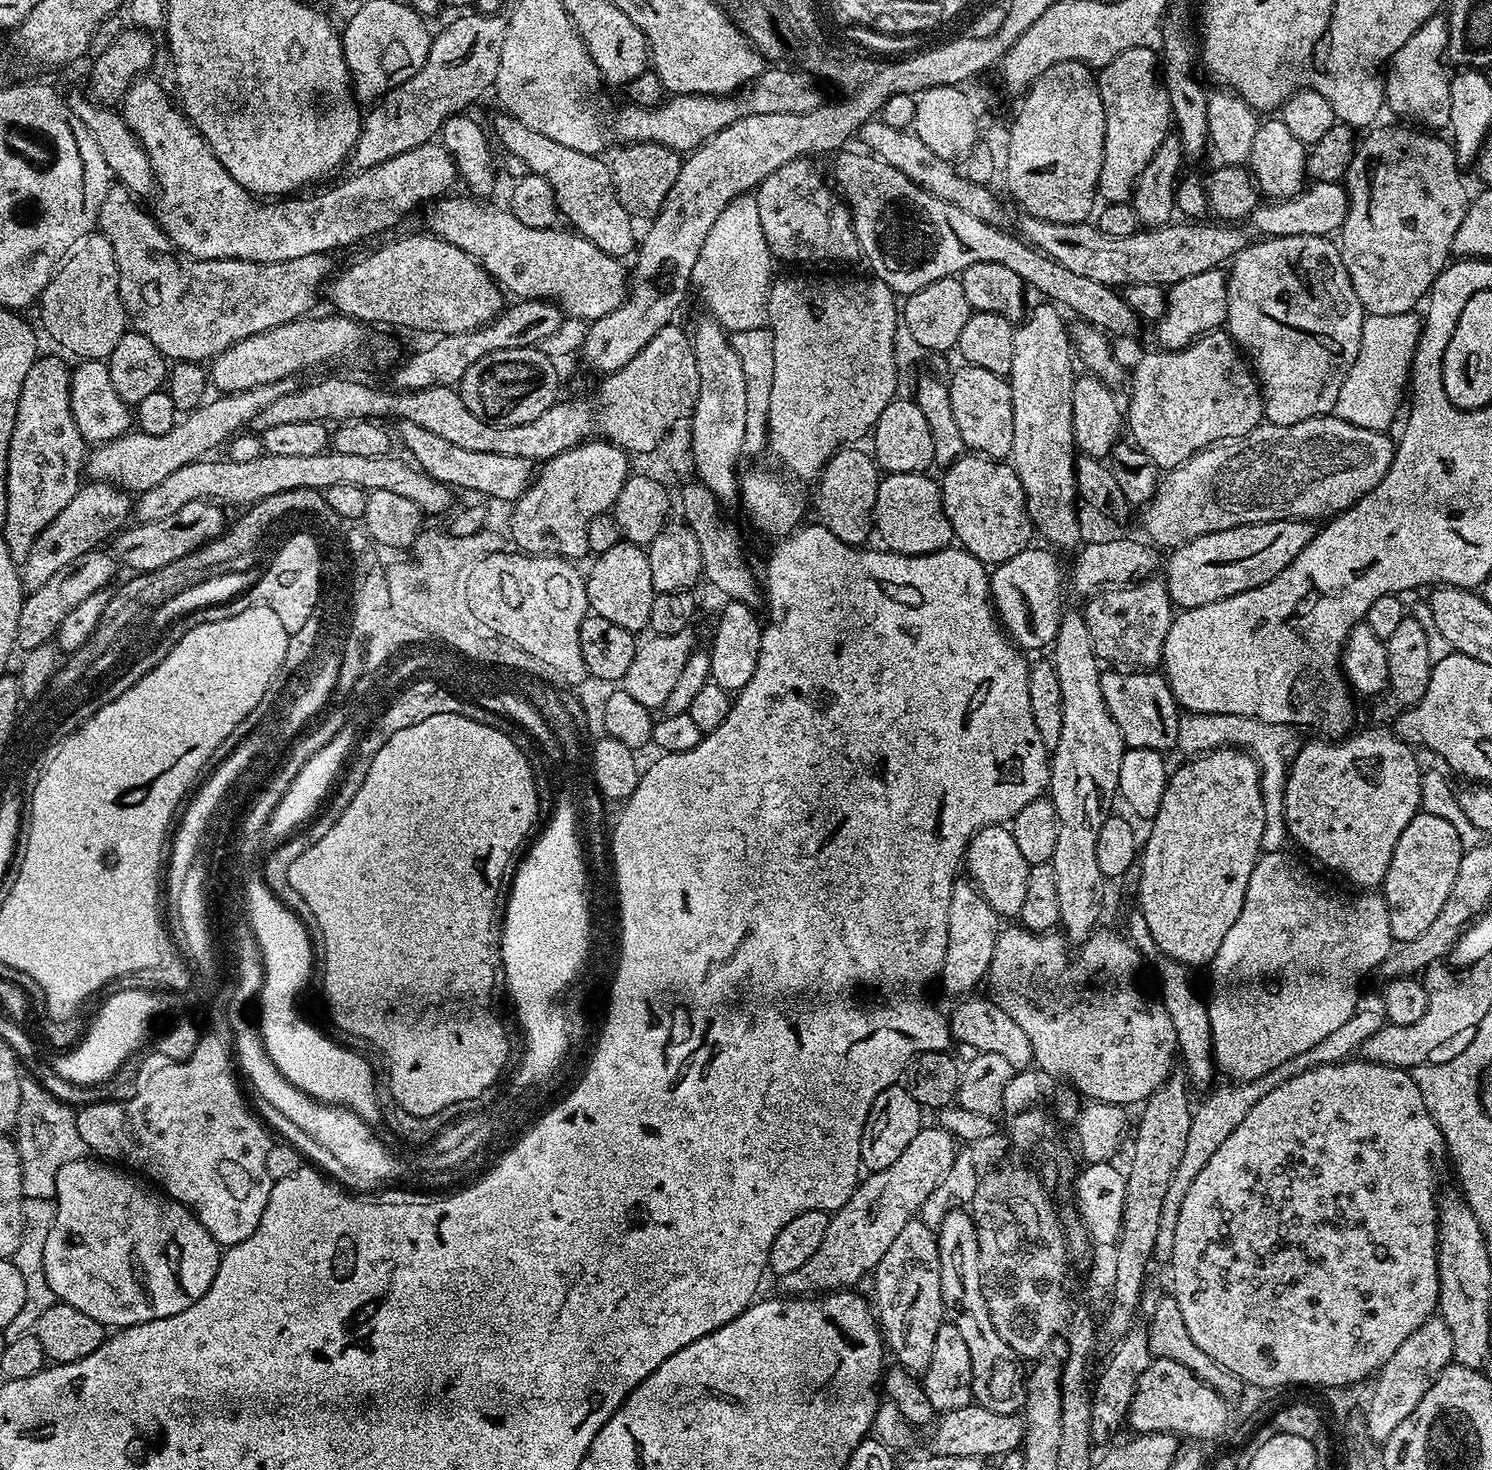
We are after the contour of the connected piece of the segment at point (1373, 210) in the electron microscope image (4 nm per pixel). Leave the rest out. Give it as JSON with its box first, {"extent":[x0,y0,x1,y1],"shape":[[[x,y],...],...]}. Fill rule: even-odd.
{"extent":[1338,126,1470,316],"shape":[[[1412,126],[1380,127],[1373,127],[1367,133],[1369,136],[1357,143],[1346,173],[1348,213],[1338,233],[1342,266],[1346,266],[1350,286],[1354,286],[1354,294],[1358,294],[1358,302],[1362,302],[1369,316],[1406,314],[1427,297],[1434,278],[1450,262],[1454,234],[1458,234],[1458,226],[1462,226],[1470,203],[1468,188],[1460,177],[1462,168],[1456,162],[1456,151],[1447,139],[1439,140],[1436,137],[1439,135]]]}

